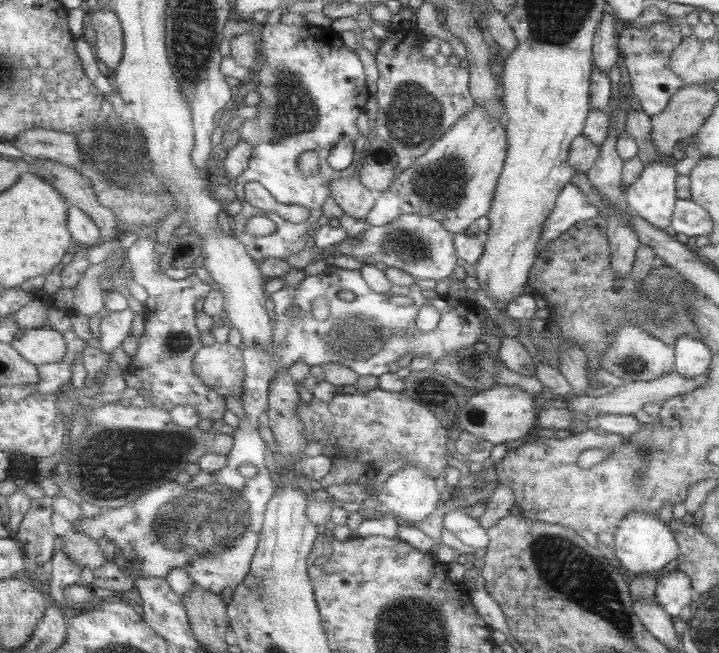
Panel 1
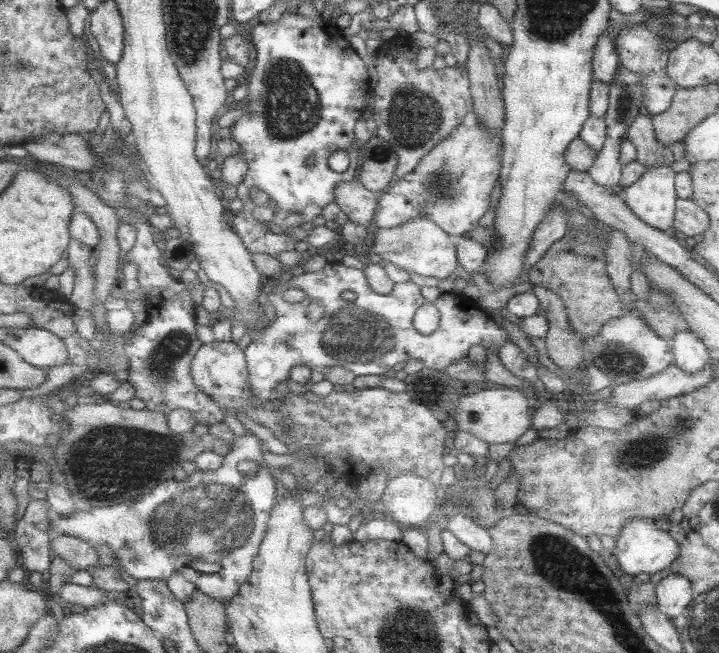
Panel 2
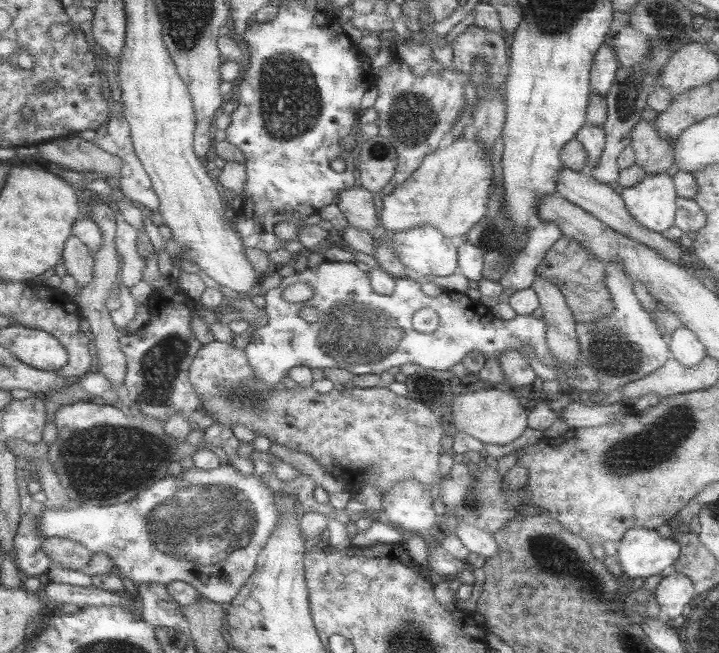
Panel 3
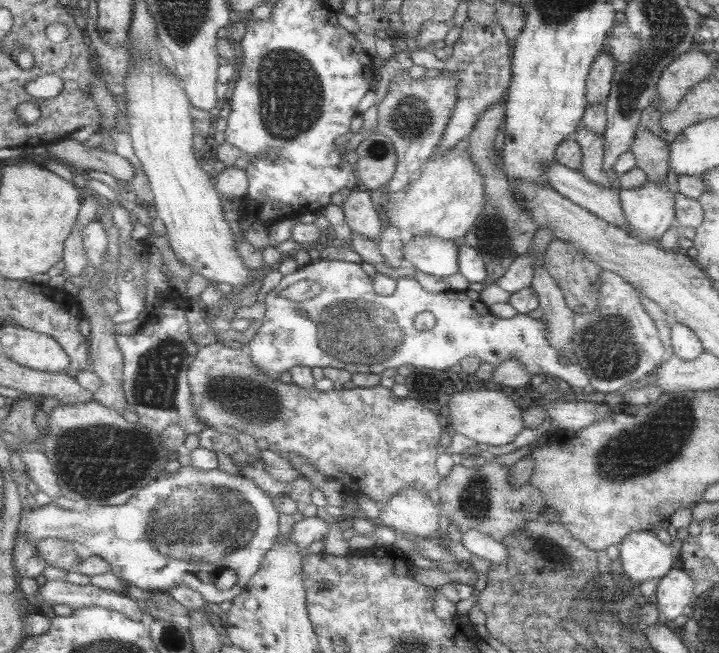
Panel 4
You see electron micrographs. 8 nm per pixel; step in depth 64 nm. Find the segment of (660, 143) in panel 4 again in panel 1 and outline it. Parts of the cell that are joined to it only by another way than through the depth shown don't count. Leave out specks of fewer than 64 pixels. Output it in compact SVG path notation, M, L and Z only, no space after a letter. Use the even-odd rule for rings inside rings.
M631 110L627 112L625 116L625 132L635 138L637 142L637 156L641 158L643 164L649 164L653 160L673 160L671 156L669 158L663 158L655 152L655 148L651 146L651 116L645 114L645 112L637 112L637 110Z

